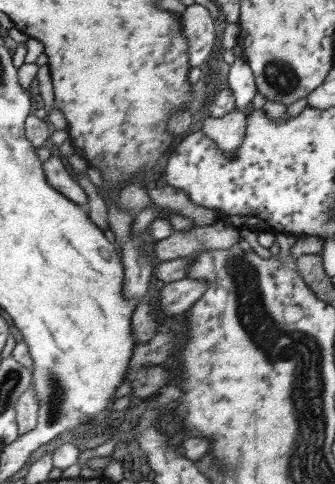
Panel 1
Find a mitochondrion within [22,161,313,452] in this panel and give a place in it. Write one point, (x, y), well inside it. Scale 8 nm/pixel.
(54, 386)

